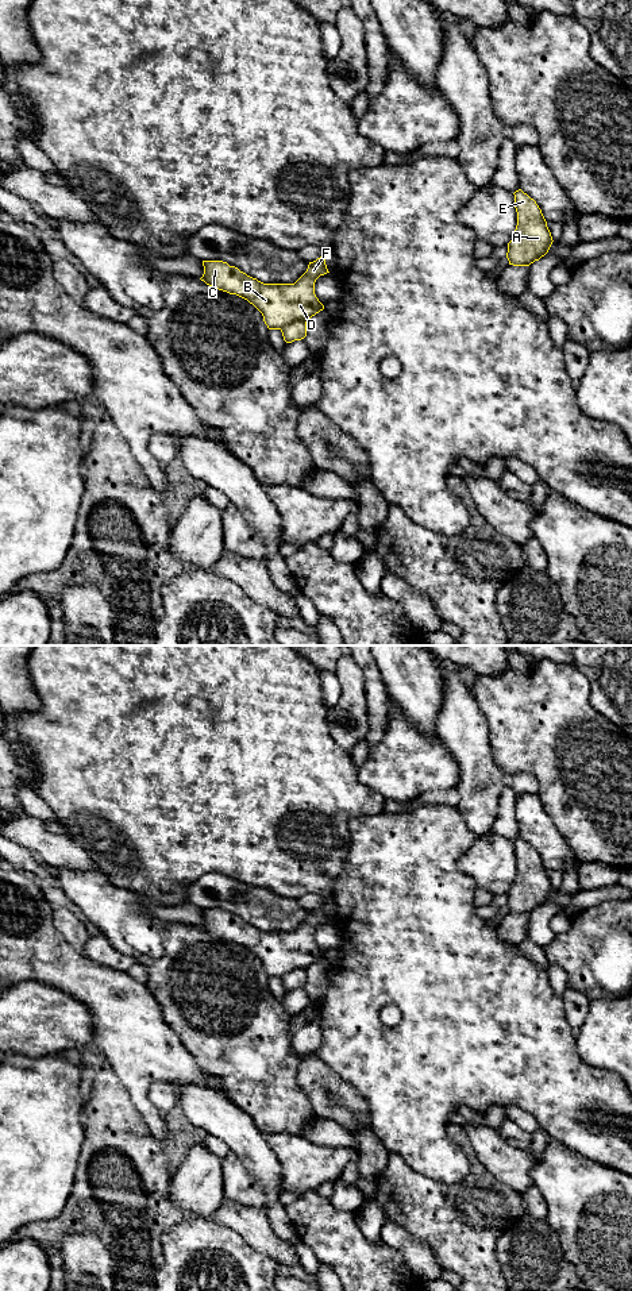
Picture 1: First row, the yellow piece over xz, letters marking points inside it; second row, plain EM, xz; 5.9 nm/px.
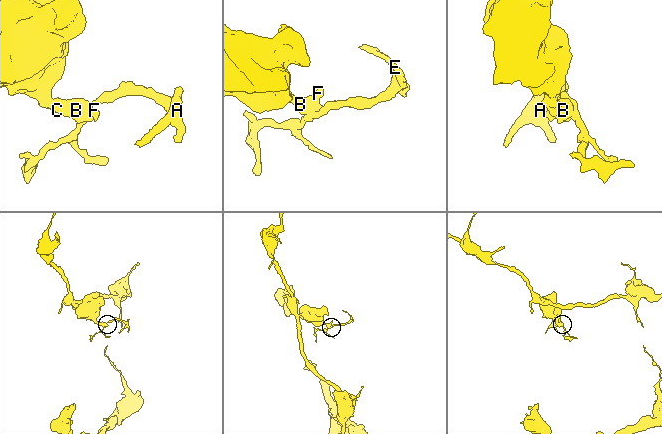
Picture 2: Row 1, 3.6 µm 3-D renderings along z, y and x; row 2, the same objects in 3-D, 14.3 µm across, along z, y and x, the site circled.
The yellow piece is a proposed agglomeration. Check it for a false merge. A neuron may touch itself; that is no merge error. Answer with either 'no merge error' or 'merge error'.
merge error

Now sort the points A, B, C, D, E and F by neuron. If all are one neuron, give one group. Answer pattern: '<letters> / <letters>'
A E / B C D F

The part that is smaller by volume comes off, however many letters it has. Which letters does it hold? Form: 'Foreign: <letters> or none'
Foreign: A, E

